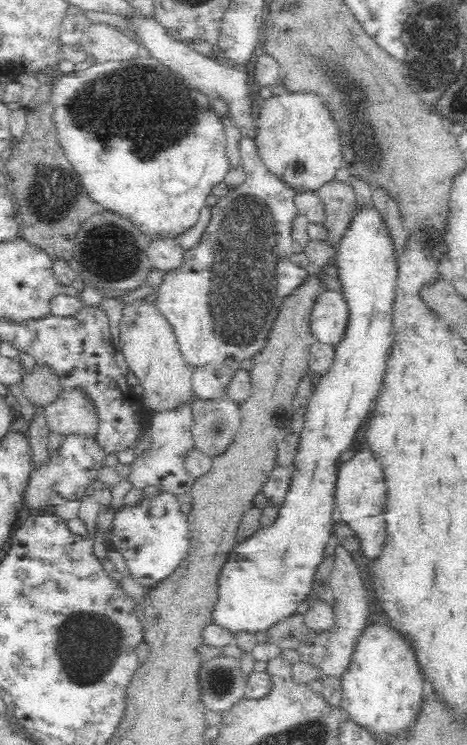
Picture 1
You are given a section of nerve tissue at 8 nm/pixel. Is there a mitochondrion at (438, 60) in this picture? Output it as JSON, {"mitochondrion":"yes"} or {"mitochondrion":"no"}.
{"mitochondrion":"yes"}

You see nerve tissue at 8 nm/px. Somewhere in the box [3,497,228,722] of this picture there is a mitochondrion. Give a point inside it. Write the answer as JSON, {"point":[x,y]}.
{"point":[86,647]}

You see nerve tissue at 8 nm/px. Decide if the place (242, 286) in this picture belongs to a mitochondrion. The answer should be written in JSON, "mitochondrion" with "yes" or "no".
{"mitochondrion":"yes"}

